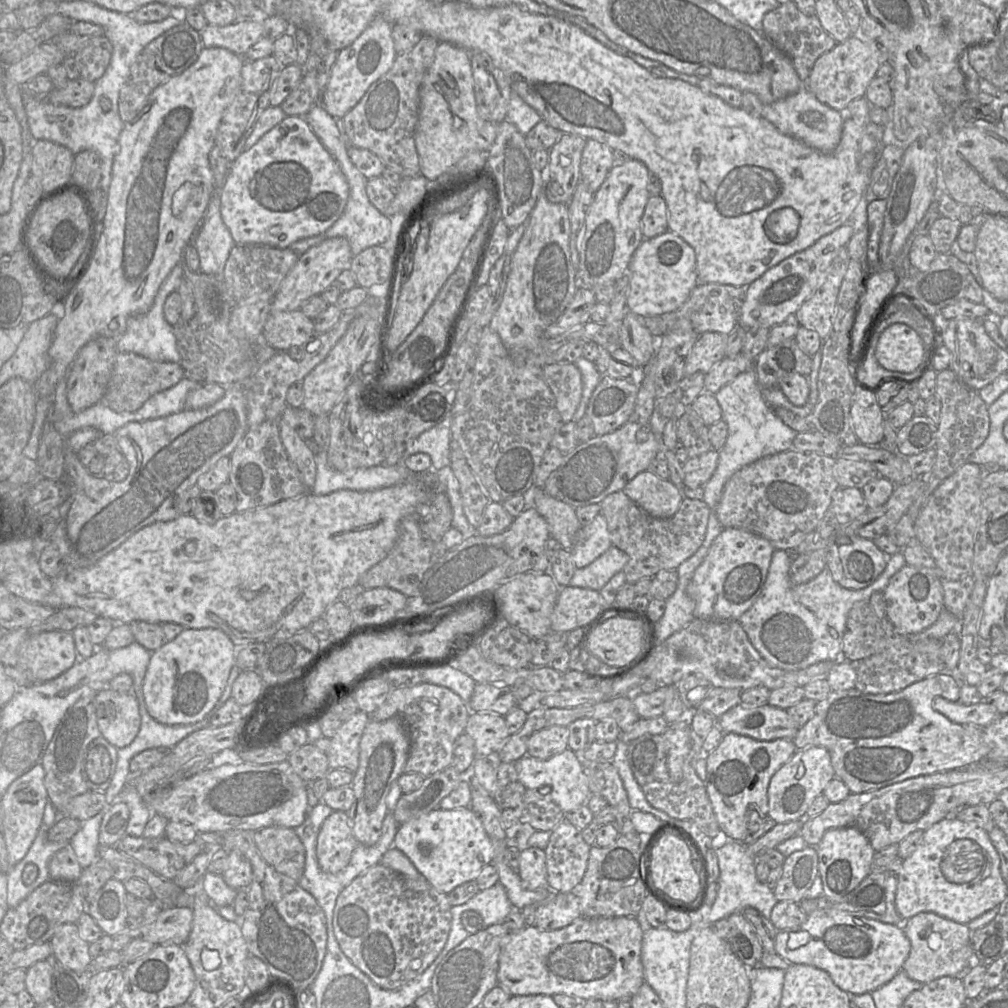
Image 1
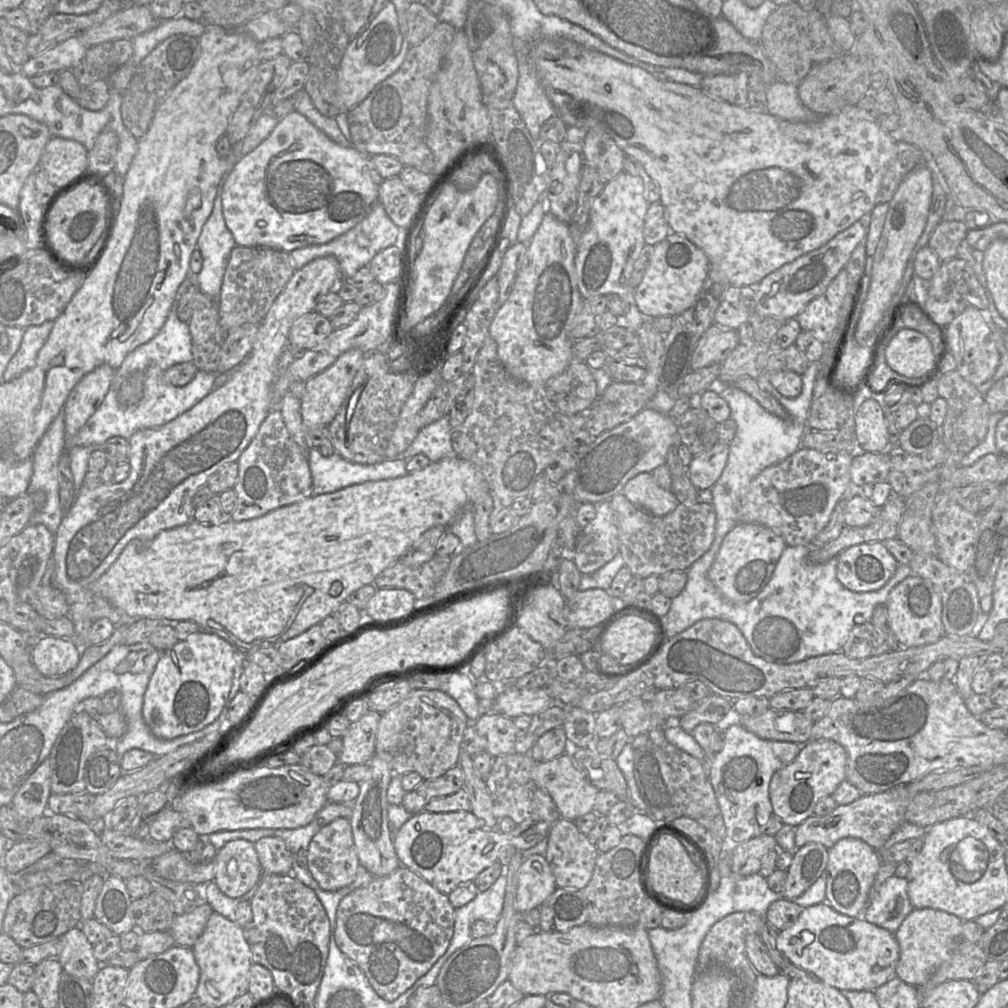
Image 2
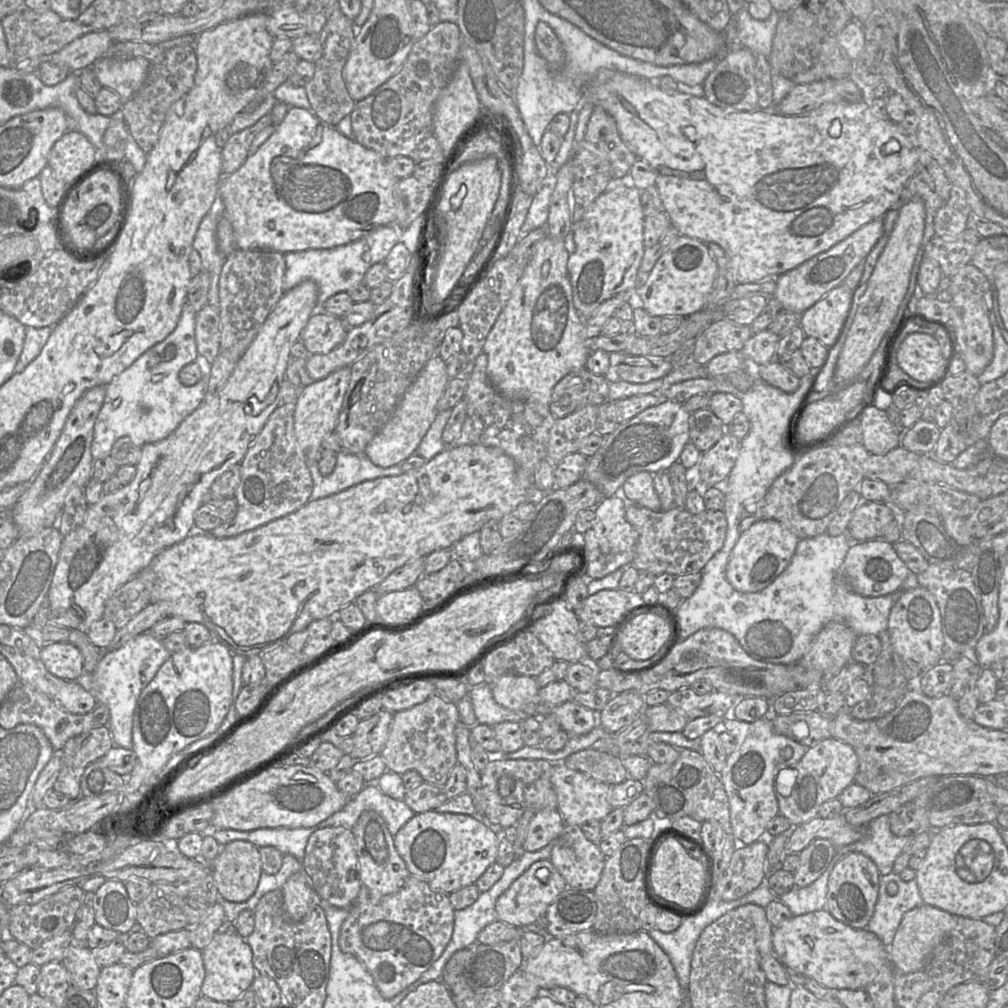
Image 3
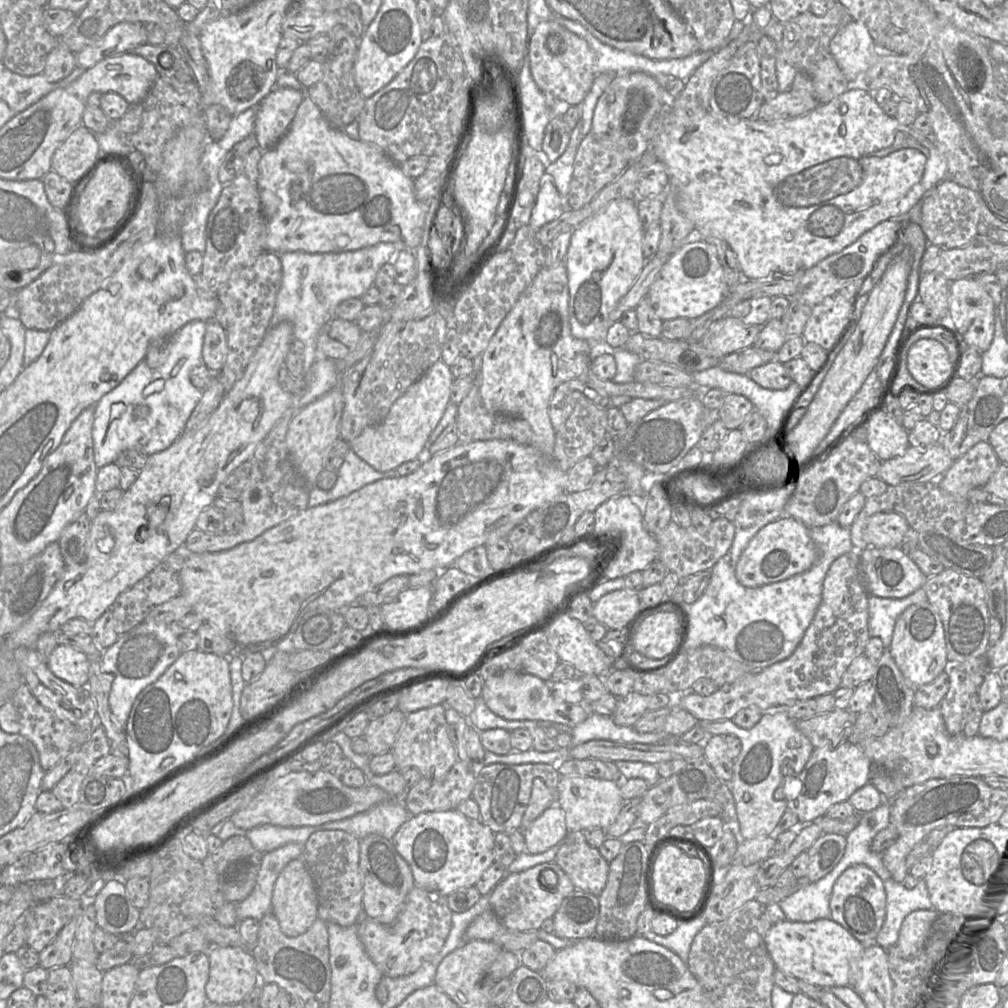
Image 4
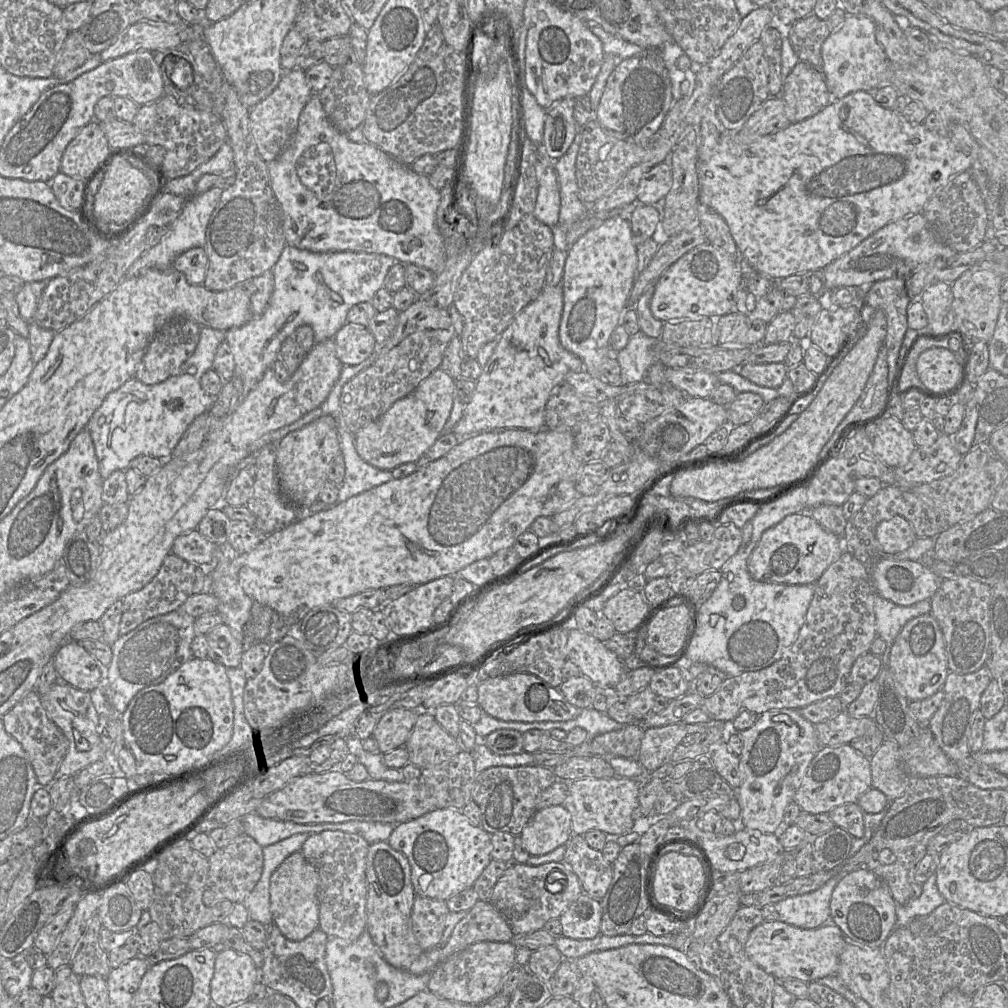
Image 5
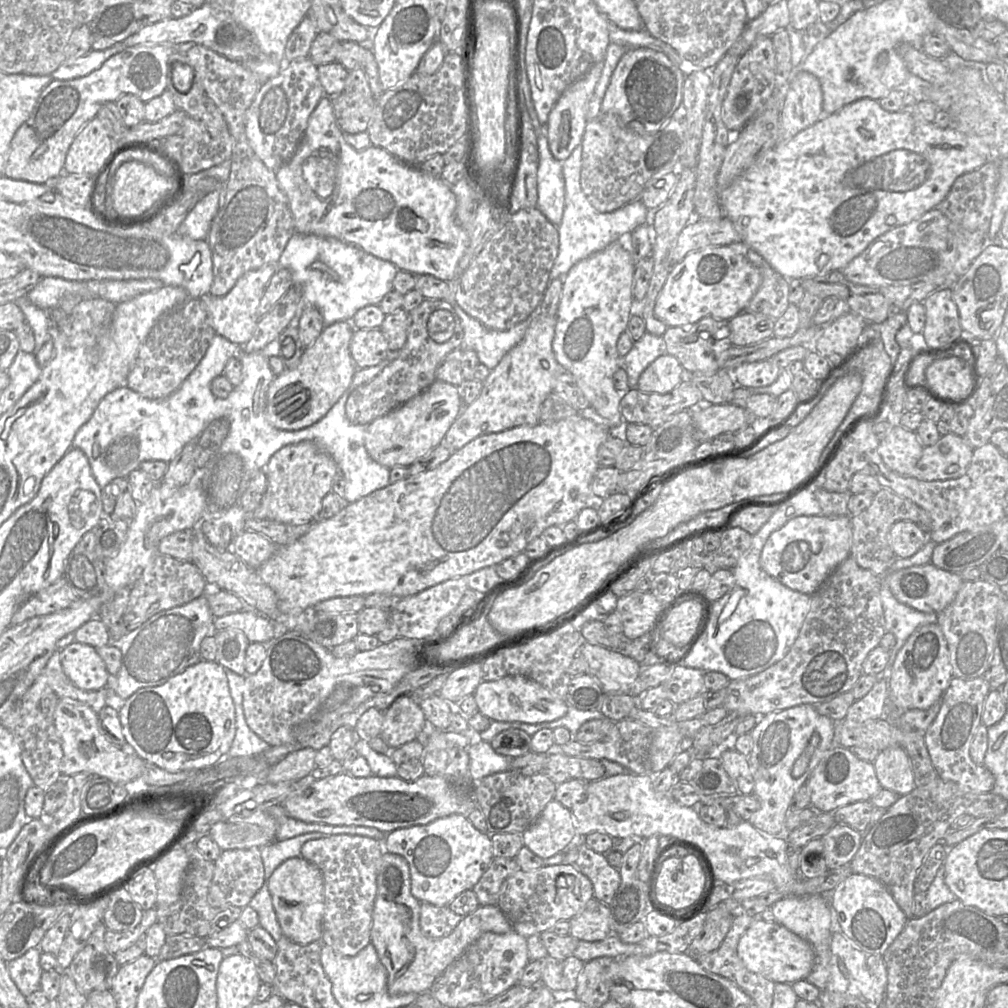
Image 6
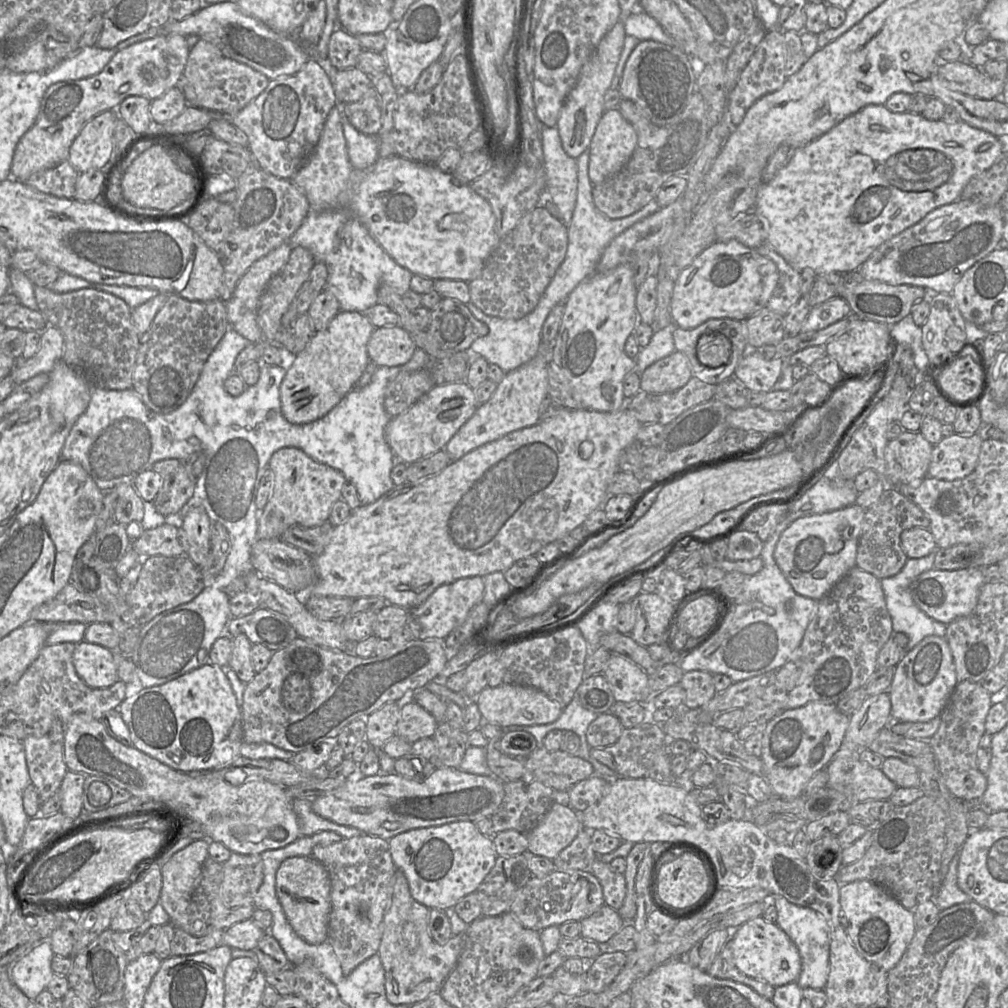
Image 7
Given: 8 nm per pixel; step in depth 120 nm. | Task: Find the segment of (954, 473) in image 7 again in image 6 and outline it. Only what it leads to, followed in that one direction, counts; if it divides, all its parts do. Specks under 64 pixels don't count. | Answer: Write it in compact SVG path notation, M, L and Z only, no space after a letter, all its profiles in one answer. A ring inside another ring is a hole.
M954 433L940 436L939 440L931 445L924 446L922 456L911 472L911 476L919 480L935 481L956 479L963 476L970 464L974 448L964 437Z

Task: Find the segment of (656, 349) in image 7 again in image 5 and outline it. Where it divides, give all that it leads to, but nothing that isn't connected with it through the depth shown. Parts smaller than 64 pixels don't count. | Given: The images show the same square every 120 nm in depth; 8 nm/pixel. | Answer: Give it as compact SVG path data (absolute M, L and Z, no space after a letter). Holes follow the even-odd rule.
M641 330L630 336L628 344L617 353L616 358L621 368L622 385L645 379L648 369L655 362L654 346L657 341Z

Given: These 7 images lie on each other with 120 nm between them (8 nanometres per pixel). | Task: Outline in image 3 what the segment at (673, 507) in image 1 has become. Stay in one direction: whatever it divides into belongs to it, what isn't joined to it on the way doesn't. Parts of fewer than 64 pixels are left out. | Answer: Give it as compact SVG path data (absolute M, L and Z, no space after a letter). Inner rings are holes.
M641 471L627 478L622 485L622 496L628 503L635 503L653 511L661 510L650 472Z

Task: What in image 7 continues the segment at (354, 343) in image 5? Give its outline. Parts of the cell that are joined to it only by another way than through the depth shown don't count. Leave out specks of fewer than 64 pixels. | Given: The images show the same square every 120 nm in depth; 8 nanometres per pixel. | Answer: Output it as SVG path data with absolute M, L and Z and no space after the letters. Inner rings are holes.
M402 326L375 328L367 344L369 360L377 367L404 365L416 349L411 335Z

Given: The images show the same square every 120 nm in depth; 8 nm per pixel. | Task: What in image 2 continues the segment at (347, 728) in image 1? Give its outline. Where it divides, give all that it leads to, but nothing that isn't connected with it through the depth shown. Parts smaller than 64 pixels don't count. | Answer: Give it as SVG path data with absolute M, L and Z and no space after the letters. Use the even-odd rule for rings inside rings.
M369 711L357 722L350 724L342 737L343 748L338 762L345 766L369 763L375 755L376 733L381 713Z

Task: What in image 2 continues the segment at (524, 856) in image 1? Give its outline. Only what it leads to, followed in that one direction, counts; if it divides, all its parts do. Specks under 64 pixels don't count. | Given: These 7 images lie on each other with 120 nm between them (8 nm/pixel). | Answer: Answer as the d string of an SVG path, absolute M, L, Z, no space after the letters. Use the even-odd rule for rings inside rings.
M543 855L525 859L519 870L515 910L524 914L542 903L556 890L555 877Z

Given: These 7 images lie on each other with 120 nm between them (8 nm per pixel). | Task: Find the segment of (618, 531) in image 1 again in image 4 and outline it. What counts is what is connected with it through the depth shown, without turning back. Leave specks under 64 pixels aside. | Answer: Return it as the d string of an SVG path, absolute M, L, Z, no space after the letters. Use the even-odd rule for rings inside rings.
M720 517L712 520L708 532L701 534L693 525L682 527L671 520L654 536L659 544L657 559L668 571L676 573L681 578L687 578L697 572L711 570L715 563L728 552L735 536L735 527L731 521Z

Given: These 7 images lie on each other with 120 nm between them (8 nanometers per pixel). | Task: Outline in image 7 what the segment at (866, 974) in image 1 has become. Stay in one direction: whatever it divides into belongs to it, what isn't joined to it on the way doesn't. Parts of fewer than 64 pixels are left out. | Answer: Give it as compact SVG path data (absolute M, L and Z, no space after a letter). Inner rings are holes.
M756 917L733 930L730 940L733 961L746 976L764 981L774 988L797 981L802 969L799 951L776 923Z

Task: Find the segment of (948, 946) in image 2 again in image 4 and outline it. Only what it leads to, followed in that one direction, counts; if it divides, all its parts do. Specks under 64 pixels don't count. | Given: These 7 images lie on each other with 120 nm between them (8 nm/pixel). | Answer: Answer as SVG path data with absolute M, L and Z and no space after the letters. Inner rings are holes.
M918 909L902 922L896 945L902 957L913 957L924 945L939 913L935 909Z

